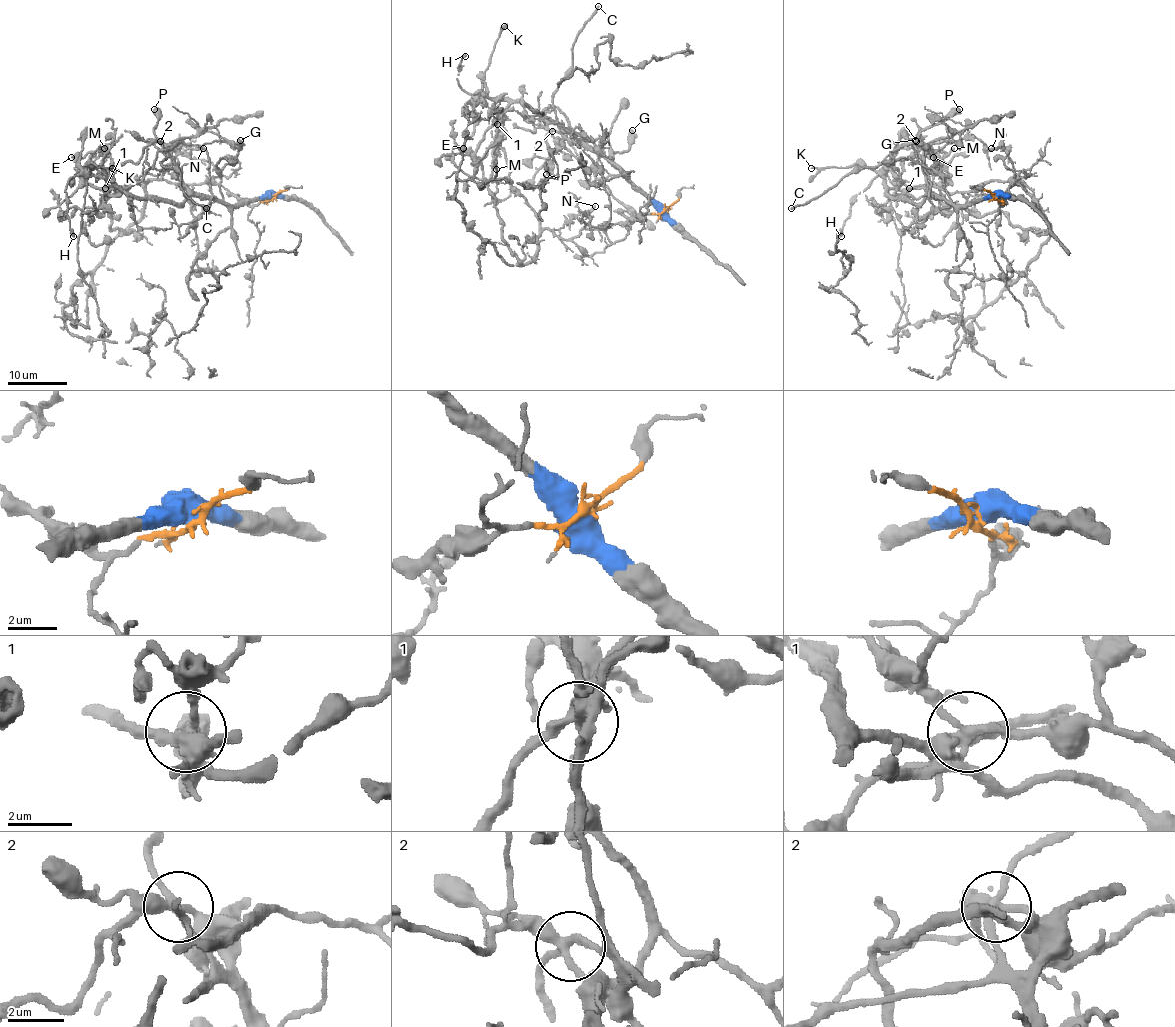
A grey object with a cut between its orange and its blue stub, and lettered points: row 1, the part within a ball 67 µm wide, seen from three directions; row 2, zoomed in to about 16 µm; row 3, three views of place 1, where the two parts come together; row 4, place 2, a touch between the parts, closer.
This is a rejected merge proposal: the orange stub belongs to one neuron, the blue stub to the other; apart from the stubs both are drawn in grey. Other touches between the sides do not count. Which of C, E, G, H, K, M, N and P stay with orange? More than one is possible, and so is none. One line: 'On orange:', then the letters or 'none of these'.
On orange: E, M, N

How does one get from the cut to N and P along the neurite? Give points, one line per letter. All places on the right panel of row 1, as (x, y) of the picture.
N: (995, 195), (1001, 205), (1013, 183), (1024, 183), (1016, 176), (1012, 159), (1000, 146), (991, 149)
P: (995, 195), (953, 204), (928, 186), (927, 164), (916, 149), (916, 138), (959, 109)

